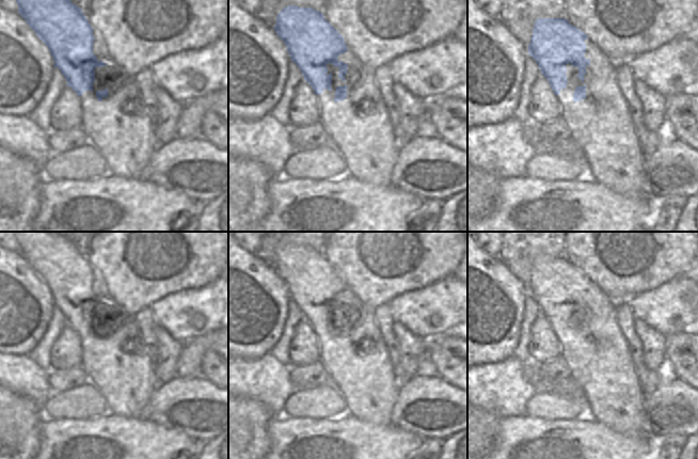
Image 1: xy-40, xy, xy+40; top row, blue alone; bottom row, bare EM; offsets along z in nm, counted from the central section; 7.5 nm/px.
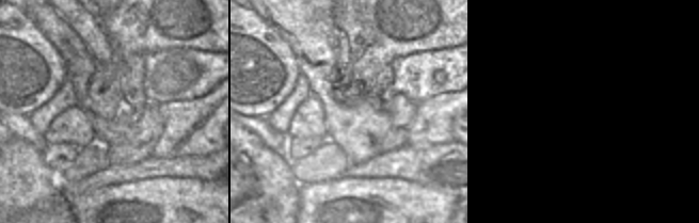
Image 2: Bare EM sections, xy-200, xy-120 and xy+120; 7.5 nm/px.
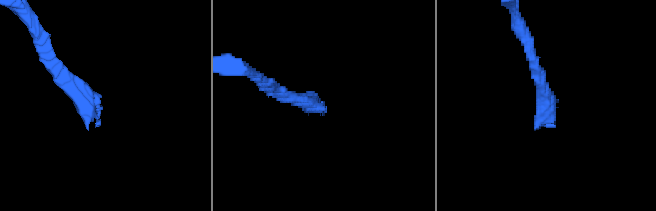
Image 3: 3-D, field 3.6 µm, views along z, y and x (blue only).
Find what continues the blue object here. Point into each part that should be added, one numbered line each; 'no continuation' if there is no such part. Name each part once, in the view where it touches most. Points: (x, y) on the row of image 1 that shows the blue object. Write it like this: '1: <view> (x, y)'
1: xy (365, 161).

